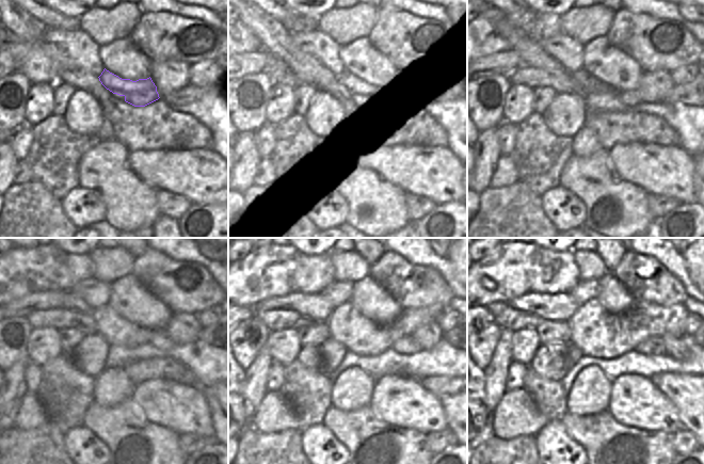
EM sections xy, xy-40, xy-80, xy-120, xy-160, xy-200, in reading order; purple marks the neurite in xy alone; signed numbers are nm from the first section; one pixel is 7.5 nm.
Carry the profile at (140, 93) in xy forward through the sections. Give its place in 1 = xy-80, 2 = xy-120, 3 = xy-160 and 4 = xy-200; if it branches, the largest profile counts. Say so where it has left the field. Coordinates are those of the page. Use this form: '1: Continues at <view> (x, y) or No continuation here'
1: Continues at xy-80 (598, 96)
2: Continues at xy-120 (159, 339)
3: Continues at xy-160 (408, 345)
4: Continues at xy-200 (653, 346)

